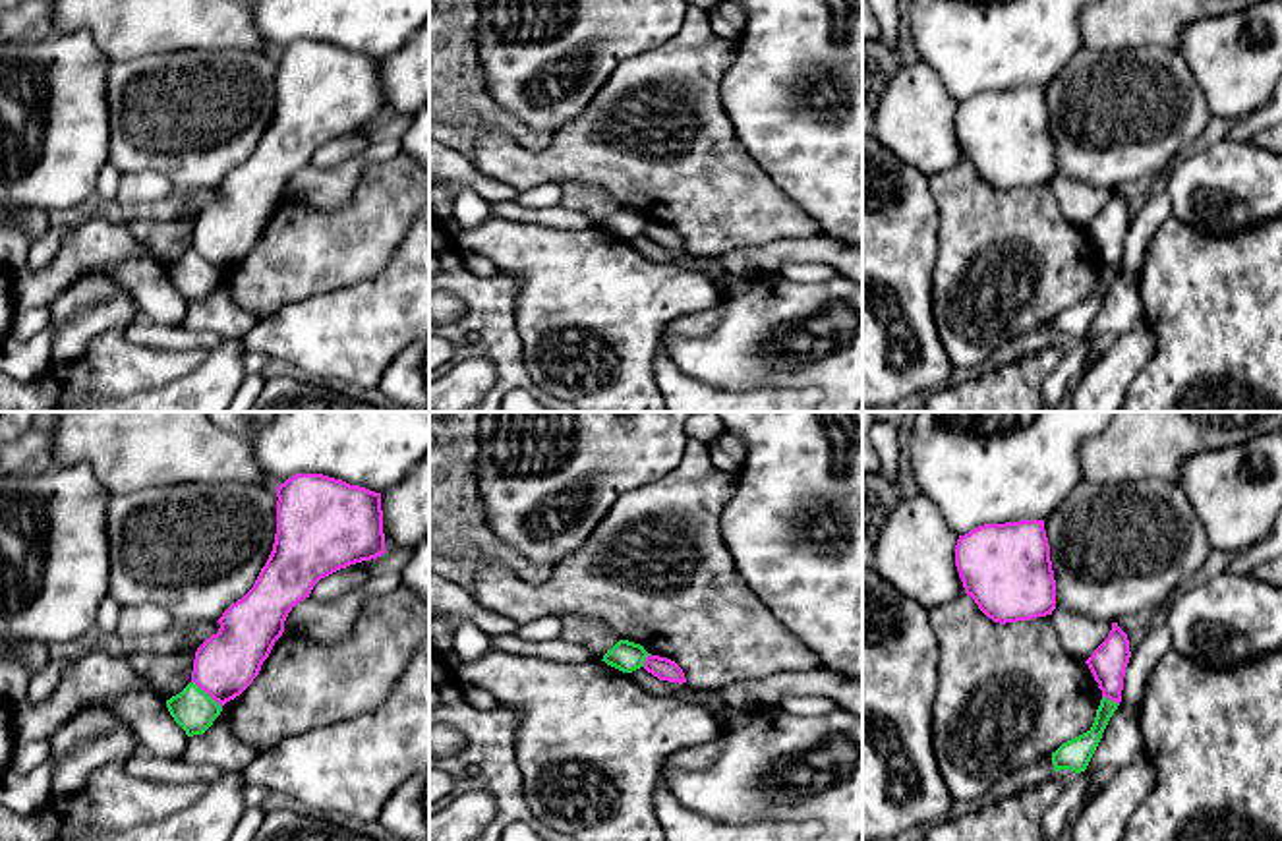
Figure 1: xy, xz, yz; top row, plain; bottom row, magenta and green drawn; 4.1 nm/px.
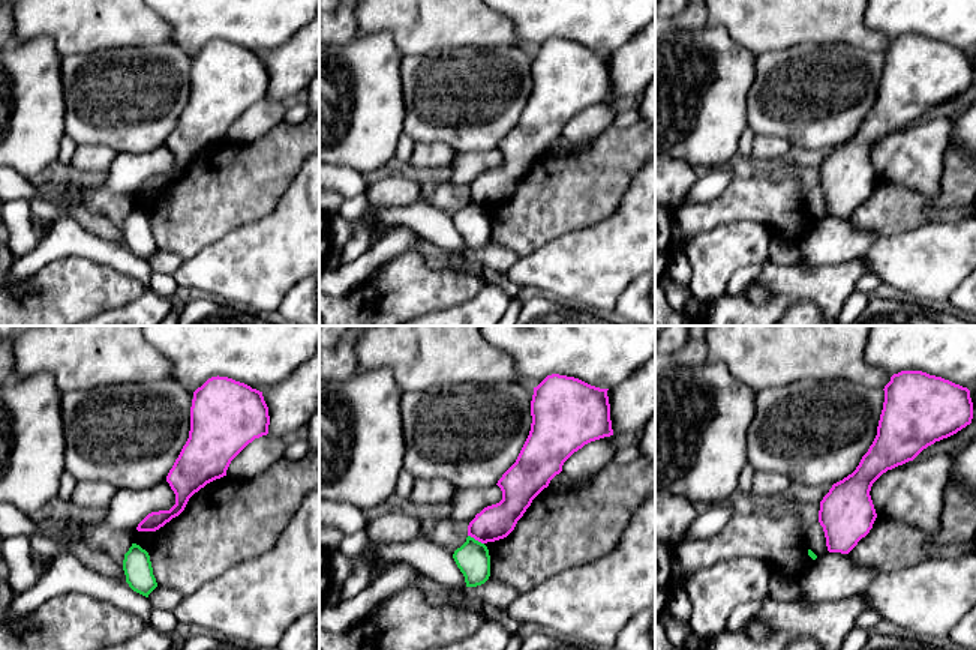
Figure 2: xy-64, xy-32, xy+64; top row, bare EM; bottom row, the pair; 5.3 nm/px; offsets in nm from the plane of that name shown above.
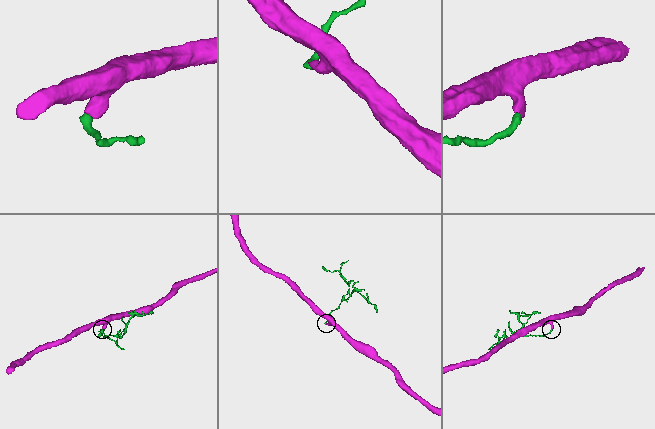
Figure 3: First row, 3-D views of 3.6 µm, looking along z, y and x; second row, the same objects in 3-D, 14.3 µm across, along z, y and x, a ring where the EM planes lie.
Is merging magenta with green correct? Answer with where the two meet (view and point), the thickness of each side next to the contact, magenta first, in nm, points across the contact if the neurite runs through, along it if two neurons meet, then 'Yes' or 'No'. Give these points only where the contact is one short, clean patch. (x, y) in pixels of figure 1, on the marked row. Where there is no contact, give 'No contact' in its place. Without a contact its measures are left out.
Touches magenta at xy (207, 693). Thickness 260 nm (magenta) against 180 nm. Boundary: xy (192, 681), (221, 708). No

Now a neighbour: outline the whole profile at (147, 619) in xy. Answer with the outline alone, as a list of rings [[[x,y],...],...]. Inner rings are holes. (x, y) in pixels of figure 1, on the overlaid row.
[[[145,603],[137,607],[122,607],[116,626],[116,636],[126,638],[145,638],[162,634],[174,624],[170,613],[159,605]]]

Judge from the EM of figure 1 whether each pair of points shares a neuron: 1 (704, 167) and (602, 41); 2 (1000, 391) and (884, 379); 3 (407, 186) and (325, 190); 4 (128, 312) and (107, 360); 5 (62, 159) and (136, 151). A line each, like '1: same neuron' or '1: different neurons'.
1: different neurons
2: different neurons
3: different neurons
4: different neurons
5: different neurons

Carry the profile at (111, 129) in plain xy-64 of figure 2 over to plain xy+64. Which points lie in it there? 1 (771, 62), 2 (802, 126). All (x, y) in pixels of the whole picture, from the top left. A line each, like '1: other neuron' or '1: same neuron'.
1: same neuron
2: same neuron

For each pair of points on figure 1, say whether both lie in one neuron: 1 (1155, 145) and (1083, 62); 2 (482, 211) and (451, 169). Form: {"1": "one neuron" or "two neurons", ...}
{"1": "one neuron", "2": "two neurons"}

